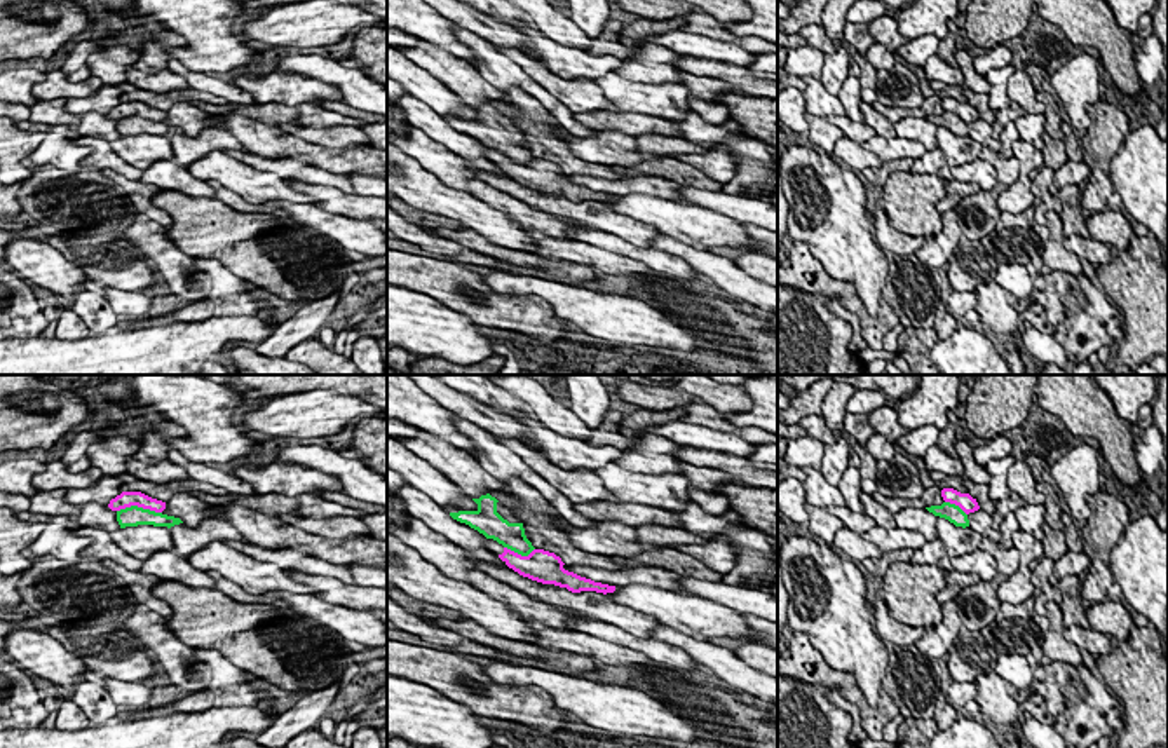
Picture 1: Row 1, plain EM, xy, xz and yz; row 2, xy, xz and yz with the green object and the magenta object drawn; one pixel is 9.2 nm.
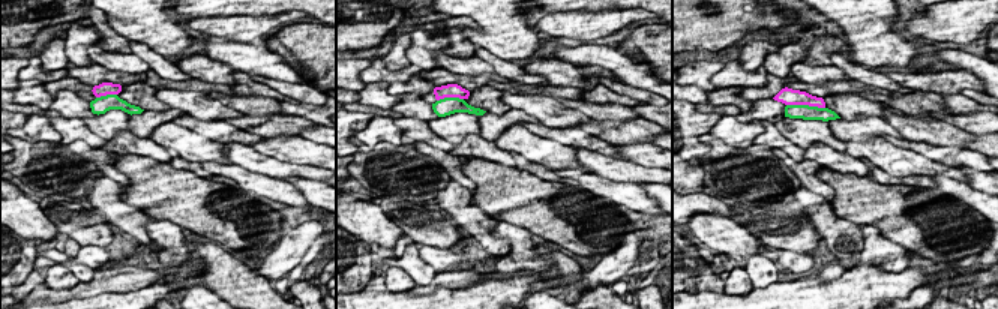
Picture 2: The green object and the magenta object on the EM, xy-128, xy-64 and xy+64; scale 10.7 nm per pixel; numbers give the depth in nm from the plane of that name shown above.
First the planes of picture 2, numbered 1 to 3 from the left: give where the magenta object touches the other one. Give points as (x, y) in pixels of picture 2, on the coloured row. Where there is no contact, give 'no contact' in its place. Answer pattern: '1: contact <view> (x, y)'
1: contact xy-128 (107, 95)
2: contact xy-64 (449, 98)
3: contact xy+64 (806, 105)

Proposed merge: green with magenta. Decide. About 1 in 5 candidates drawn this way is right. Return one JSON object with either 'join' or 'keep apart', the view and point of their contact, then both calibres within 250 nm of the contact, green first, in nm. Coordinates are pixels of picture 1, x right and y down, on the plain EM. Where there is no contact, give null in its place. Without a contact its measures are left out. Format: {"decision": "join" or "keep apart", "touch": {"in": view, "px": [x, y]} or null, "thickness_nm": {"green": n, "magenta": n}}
{"decision": "keep apart", "touch": {"in": "xy", "px": [140, 117]}, "thickness_nm": {"green": 190, "magenta": 160}}

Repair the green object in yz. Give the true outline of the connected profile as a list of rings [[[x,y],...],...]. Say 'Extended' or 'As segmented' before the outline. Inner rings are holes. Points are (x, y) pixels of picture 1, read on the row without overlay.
As segmented. [[[943,112],[941,115],[931,115],[926,119],[934,126],[948,129],[955,136],[962,136],[962,138],[969,136],[968,124],[955,113]]]

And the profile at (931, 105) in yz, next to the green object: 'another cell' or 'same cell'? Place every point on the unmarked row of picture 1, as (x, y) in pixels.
another cell

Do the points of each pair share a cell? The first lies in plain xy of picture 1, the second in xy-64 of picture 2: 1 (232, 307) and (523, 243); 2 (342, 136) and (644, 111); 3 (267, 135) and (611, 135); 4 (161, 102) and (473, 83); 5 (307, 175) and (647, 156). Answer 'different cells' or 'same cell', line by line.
1: same cell
2: different cells
3: different cells
4: same cell
5: different cells

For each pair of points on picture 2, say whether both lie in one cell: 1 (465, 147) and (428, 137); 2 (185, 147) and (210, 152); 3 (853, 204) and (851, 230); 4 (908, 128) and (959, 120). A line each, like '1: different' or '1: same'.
1: different
2: same
3: different
4: different

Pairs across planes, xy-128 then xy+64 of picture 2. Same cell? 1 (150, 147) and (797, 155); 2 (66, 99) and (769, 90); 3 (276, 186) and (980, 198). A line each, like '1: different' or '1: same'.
1: different
2: different
3: same

